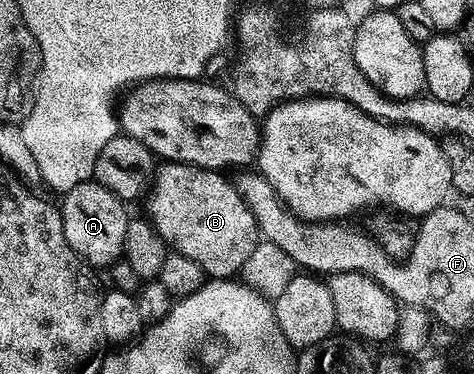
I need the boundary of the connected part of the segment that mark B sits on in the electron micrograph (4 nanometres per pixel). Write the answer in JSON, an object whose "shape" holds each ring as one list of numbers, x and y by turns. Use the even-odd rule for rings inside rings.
{"shape":[[162,162,155,173,155,182,148,194,148,218,153,227,164,237,166,244,176,254,191,257,195,265,205,270,206,276,215,279,227,279,236,276,242,265,255,253,259,242,257,222,247,209,243,197,237,192,232,182,225,180,226,176,220,171,208,171,202,167,192,167,186,163]]}

